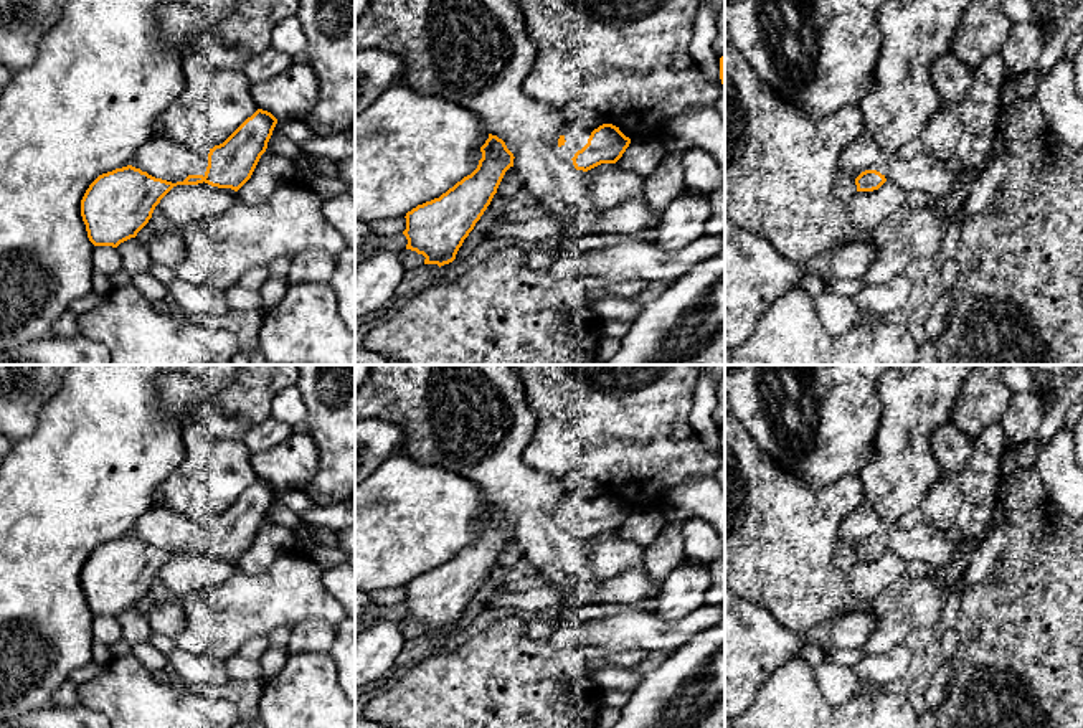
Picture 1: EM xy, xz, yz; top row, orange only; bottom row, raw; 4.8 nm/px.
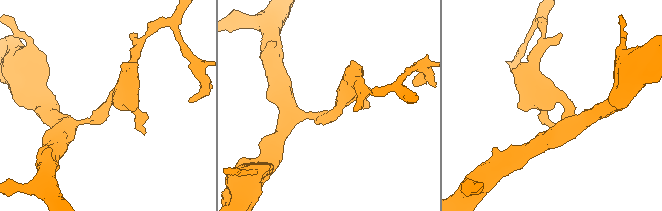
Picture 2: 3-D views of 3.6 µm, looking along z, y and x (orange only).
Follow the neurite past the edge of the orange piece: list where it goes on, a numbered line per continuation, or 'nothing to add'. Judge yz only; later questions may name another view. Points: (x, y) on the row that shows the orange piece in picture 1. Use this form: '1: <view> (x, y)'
nothing to add

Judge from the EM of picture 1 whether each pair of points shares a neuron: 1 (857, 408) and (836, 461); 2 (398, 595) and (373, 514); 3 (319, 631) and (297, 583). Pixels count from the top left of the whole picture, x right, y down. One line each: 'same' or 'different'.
1: same
2: different
3: different

